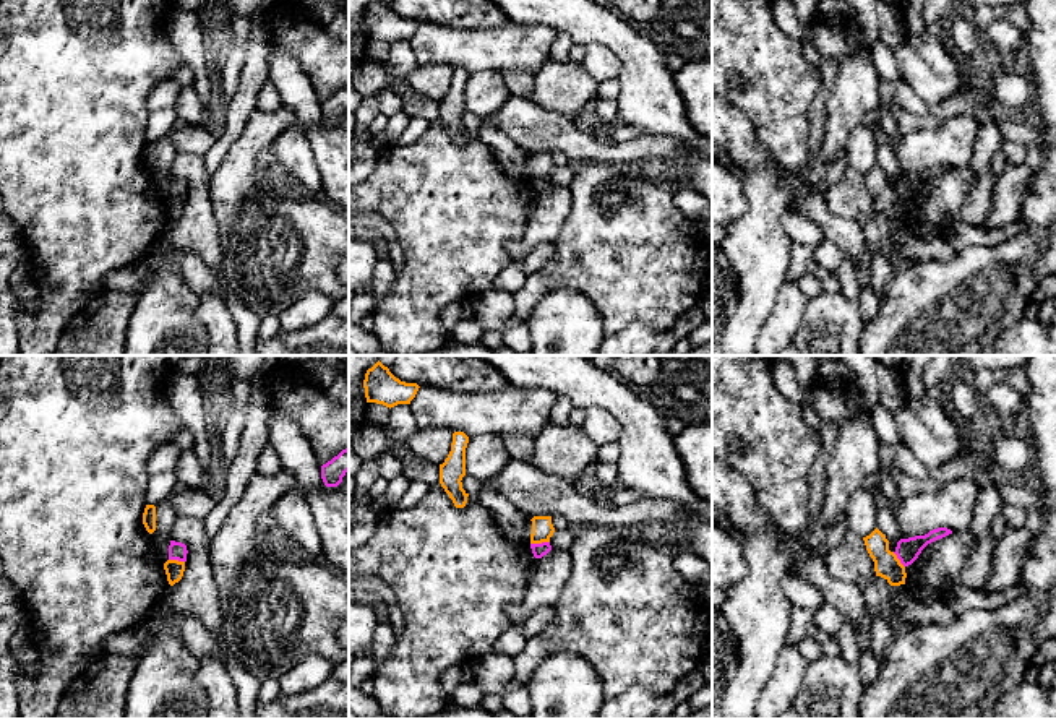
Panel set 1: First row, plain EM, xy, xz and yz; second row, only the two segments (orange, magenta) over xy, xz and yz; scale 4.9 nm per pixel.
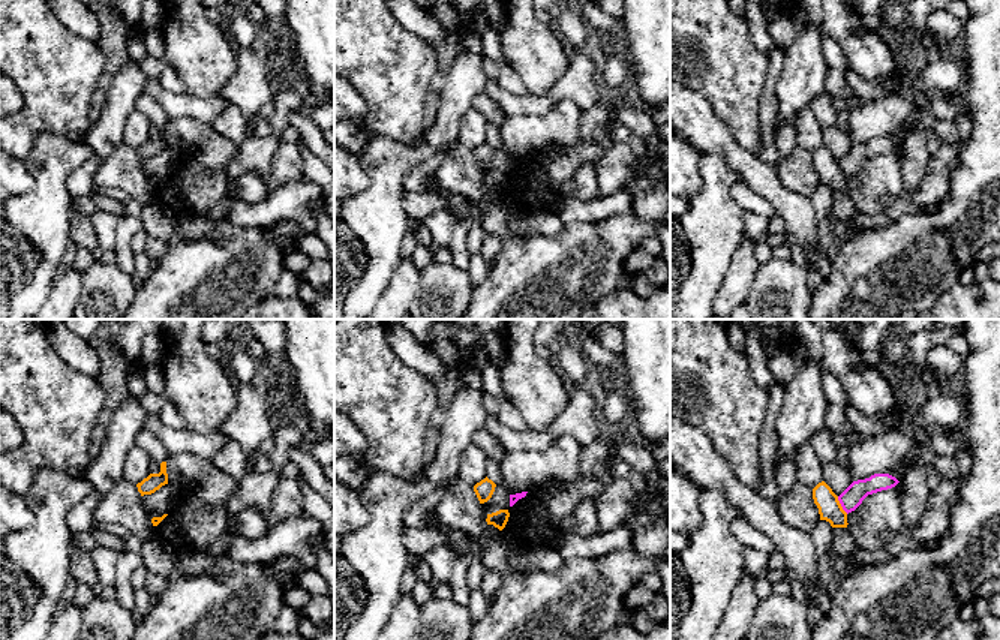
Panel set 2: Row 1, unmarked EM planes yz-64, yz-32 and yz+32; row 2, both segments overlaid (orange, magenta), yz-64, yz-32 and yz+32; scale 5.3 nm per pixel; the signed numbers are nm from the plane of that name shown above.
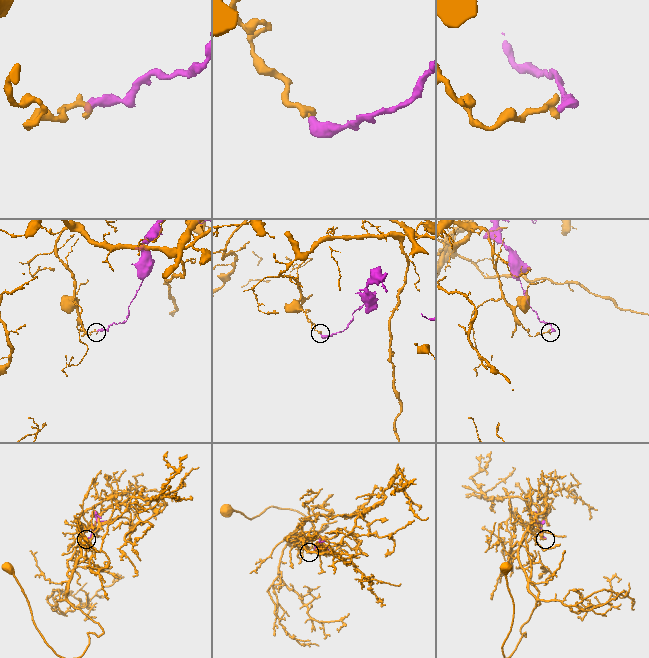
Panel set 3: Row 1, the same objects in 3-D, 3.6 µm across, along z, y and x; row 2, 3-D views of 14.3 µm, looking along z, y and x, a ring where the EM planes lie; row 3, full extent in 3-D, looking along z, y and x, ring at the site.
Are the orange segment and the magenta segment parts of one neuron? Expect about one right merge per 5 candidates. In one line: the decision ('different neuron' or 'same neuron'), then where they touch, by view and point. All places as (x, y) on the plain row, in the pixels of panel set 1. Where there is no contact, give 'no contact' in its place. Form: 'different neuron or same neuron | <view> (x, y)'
different neuron | xz (539, 179)

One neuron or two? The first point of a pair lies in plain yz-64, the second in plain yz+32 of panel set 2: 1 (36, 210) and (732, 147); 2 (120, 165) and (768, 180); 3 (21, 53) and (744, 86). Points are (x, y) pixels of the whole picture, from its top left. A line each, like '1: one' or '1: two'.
1: two
2: two
3: one

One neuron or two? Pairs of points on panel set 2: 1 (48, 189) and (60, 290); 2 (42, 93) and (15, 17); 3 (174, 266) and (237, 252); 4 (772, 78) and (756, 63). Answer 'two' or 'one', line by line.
1: two
2: one
3: one
4: two

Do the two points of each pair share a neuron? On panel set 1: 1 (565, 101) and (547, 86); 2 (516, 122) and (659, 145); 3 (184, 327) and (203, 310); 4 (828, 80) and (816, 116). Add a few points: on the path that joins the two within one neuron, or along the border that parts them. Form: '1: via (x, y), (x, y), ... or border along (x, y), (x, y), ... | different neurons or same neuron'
1: via (560, 96), (552, 88) | same neuron
2: via (552, 132), (589, 150), (623, 151) | same neuron
3: border along (197, 296), (195, 315), (208, 338) | different neurons
4: via (826, 88), (818, 107) | same neuron

